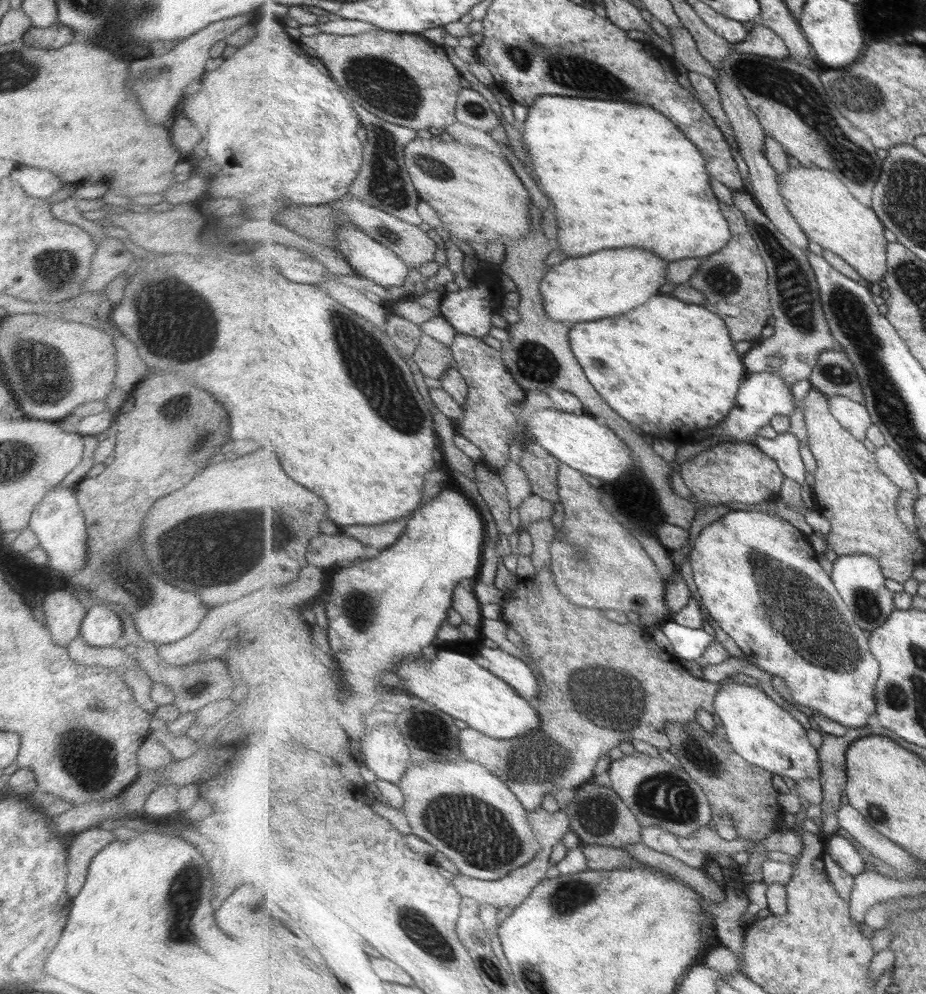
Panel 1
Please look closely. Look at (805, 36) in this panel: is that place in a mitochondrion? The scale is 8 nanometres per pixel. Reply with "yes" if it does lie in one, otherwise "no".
no

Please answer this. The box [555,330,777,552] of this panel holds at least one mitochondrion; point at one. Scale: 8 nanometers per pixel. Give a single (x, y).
(602, 362)

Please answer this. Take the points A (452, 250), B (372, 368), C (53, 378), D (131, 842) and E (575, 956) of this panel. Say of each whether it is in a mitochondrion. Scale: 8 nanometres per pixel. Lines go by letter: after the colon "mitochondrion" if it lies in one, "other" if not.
A: other
B: mitochondrion
C: mitochondrion
D: other
E: other

